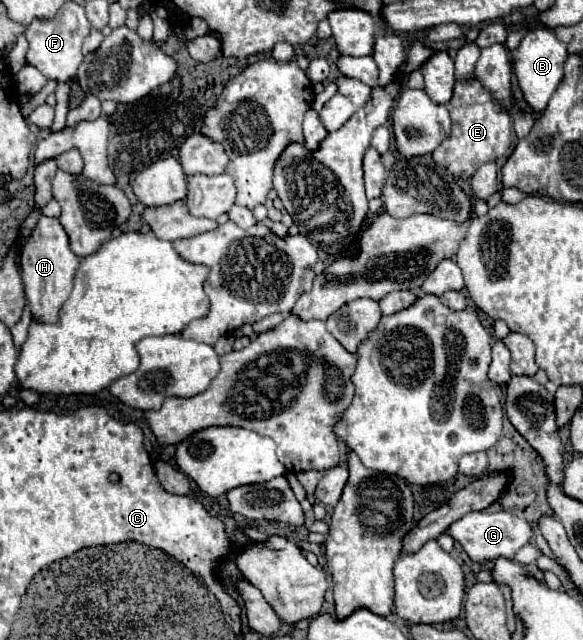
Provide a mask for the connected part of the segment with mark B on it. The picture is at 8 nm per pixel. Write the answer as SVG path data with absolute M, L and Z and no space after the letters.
M537 27L531 29L519 43L519 47L513 51L513 63L515 63L515 75L519 81L519 87L525 95L525 101L529 103L529 107L537 113L541 113L549 101L549 97L553 95L553 91L557 89L557 85L563 79L563 63L567 59L567 45L563 41L559 41L551 29L547 27Z

